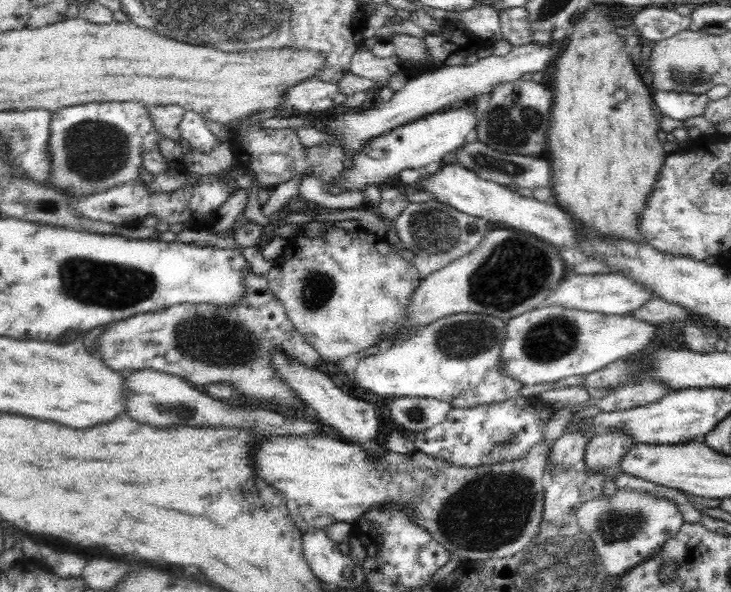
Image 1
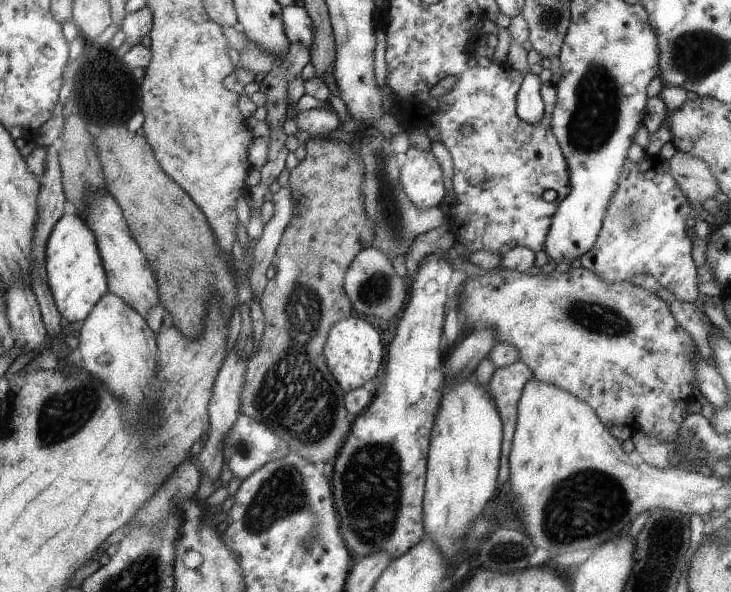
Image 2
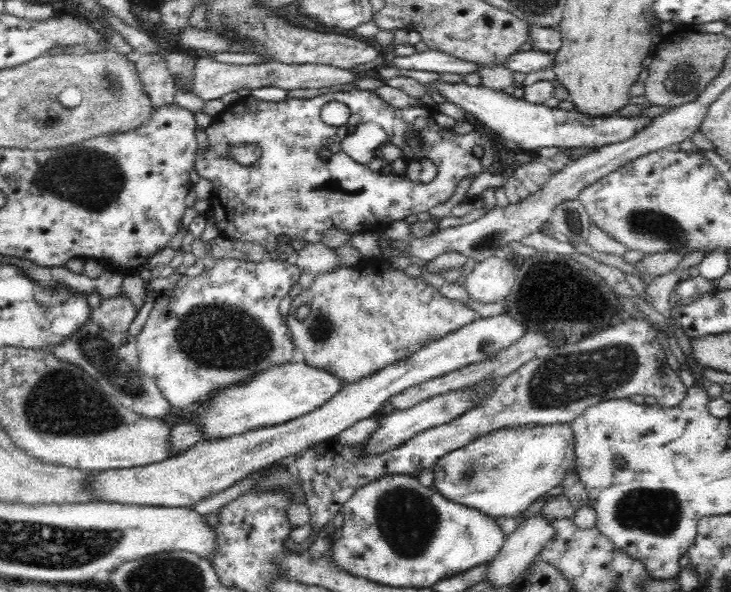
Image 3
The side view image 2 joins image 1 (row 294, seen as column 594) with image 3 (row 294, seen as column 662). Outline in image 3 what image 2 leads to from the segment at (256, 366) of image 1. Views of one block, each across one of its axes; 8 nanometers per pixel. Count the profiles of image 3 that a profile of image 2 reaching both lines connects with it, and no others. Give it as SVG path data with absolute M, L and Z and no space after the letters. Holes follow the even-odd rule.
M269 254L260 264L217 260L214 268L195 278L186 274L168 295L159 293L155 307L137 336L139 365L137 368L155 380L160 393L170 406L188 408L200 400L208 400L208 392L238 384L272 364L284 364L292 358L292 335L287 323L282 321L278 306L292 286L301 279L301 268L287 261L275 262Z

